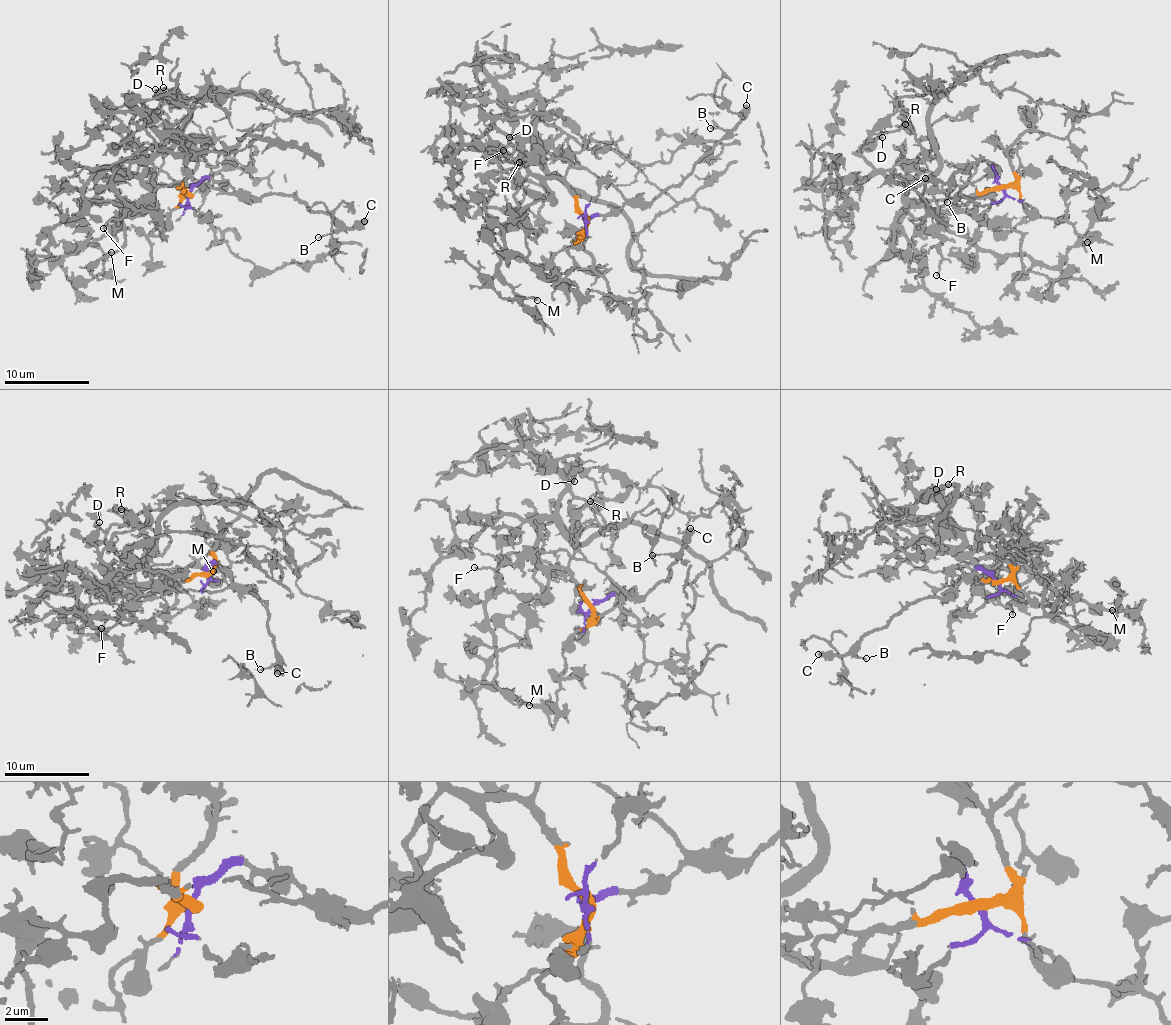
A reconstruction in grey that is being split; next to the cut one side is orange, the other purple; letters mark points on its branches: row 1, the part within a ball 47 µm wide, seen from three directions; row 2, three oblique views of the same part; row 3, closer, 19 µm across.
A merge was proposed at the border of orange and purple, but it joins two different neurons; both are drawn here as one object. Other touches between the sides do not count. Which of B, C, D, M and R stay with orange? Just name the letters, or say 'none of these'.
D, M, R

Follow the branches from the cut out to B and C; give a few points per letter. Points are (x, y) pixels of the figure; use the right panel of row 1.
B: (1002, 186), (993, 168), (996, 163), (992, 171), (995, 166), (983, 158), (952, 177), (946, 203)
C: (1002, 186), (993, 168), (996, 163), (992, 171), (995, 166), (983, 158), (945, 182), (925, 178)

